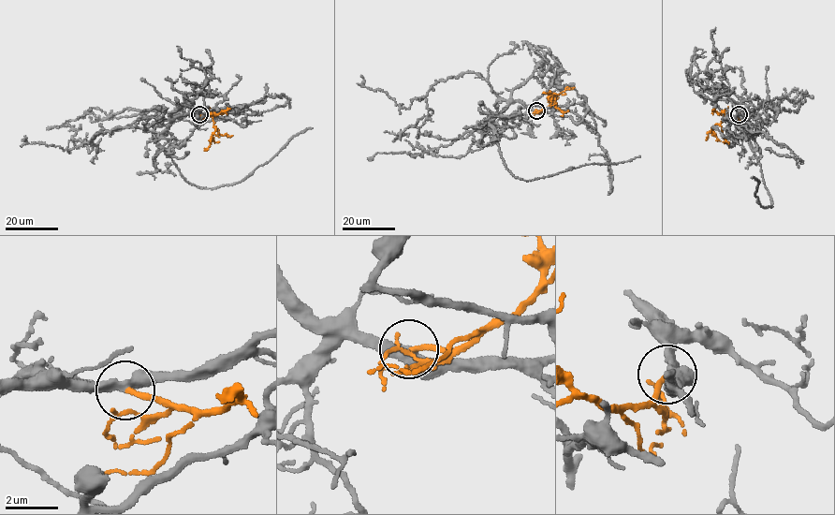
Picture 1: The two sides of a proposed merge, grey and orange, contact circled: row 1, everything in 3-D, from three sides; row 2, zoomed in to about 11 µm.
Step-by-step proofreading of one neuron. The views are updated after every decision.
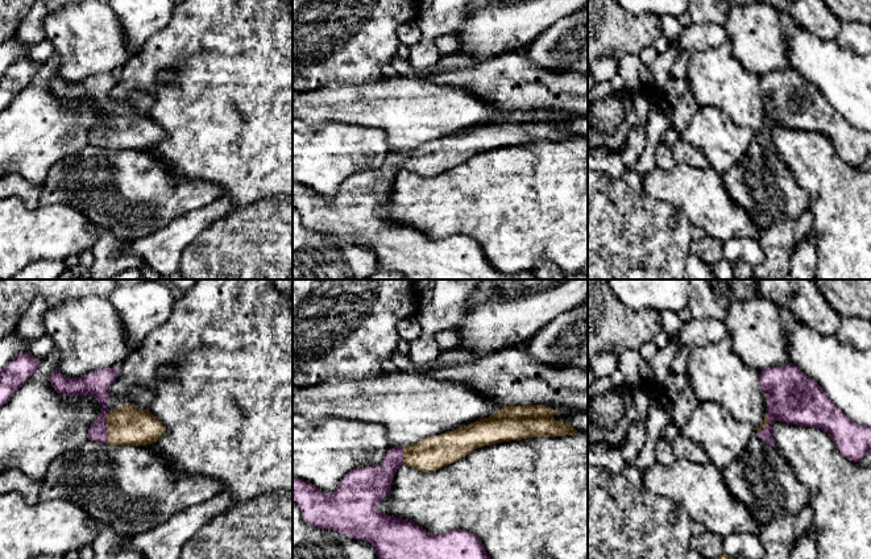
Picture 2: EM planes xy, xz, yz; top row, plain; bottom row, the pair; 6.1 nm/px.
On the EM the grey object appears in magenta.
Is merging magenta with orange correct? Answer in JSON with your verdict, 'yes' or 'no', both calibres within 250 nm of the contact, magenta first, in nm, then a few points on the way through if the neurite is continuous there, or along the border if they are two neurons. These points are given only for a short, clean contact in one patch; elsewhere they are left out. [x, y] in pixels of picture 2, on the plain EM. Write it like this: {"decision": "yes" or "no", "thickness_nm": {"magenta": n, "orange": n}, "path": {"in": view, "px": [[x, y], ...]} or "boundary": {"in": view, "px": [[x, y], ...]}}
{"decision": "yes", "thickness_nm": {"magenta": 130, "orange": 240}, "path": {"in": "xy", "px": [[98, 92], [104, 106], [107, 132], [128, 131]]}}

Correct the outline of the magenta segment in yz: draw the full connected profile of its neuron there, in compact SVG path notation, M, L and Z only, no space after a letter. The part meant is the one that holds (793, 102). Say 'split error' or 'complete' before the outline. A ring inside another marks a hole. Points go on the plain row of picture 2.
split error; M795 69L771 71L760 76L760 91L768 113L756 140L775 150L772 129L781 125L828 137L835 153L849 165L859 167L871 153L871 133L847 123L822 92Z

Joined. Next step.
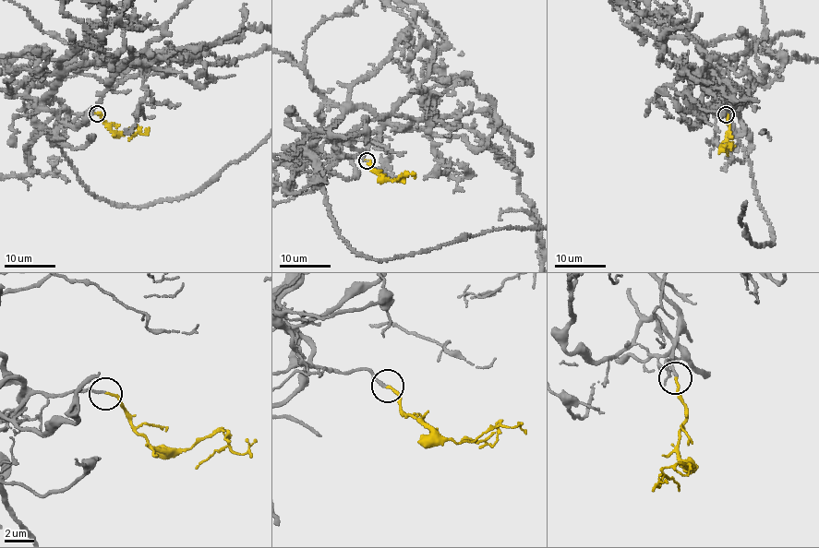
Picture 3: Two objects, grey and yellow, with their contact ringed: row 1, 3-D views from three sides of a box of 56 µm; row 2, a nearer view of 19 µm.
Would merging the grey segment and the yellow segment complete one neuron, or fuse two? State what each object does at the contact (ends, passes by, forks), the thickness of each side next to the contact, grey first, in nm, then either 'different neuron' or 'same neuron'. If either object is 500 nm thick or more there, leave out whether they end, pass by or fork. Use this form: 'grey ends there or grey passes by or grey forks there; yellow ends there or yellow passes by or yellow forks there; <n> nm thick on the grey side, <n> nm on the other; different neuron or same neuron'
grey ends there; yellow ends there; 180 nm thick on the grey side, 180 nm on the other; same neuron

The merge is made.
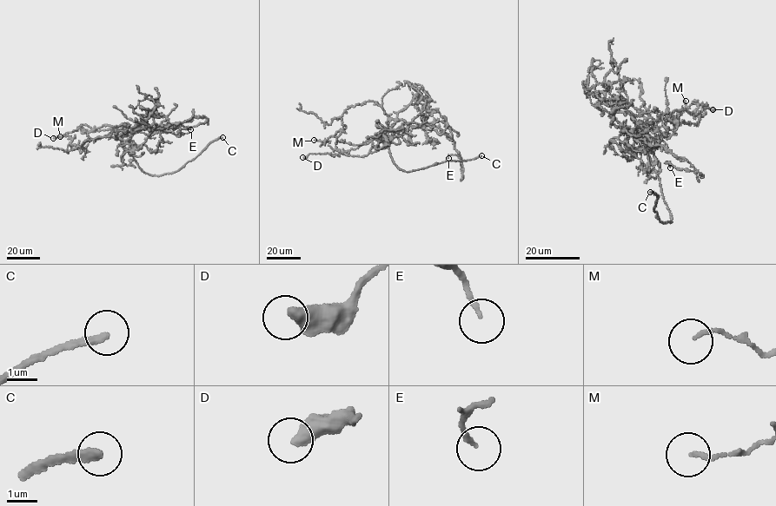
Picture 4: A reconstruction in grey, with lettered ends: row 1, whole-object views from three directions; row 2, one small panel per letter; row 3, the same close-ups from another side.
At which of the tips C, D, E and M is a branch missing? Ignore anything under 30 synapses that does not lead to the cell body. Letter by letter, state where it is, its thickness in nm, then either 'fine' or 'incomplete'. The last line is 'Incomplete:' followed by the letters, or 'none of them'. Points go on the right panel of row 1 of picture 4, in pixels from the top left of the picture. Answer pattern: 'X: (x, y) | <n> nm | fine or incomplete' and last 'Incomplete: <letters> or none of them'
C: (650, 192) | 260 nm | incomplete
D: (712, 109) | 480 nm | fine
E: (670, 167) | 140 nm | fine
M: (686, 101) | 110 nm | fine
Incomplete: C

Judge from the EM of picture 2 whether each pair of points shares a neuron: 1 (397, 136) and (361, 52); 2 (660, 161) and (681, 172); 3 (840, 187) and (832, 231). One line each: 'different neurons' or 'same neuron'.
1: different neurons
2: different neurons
3: same neuron

